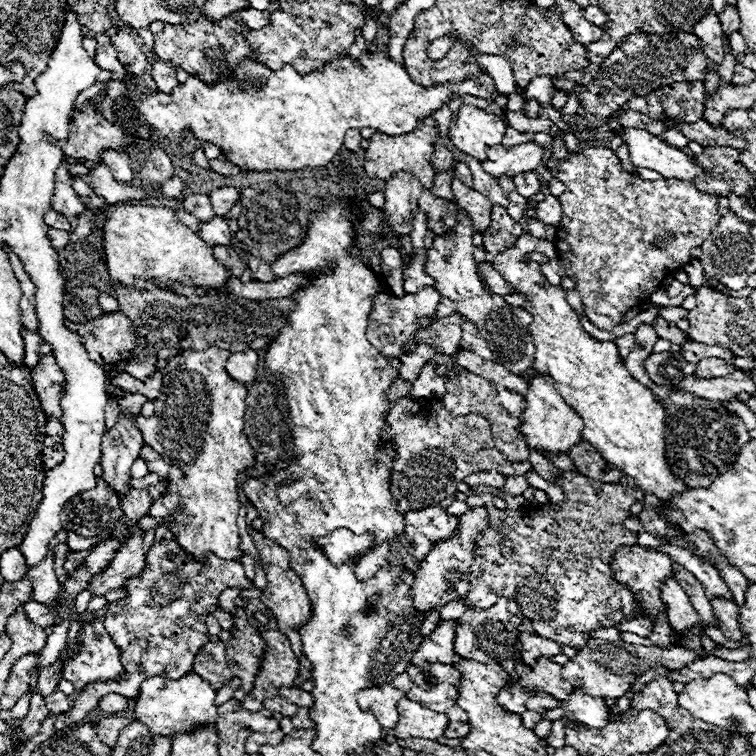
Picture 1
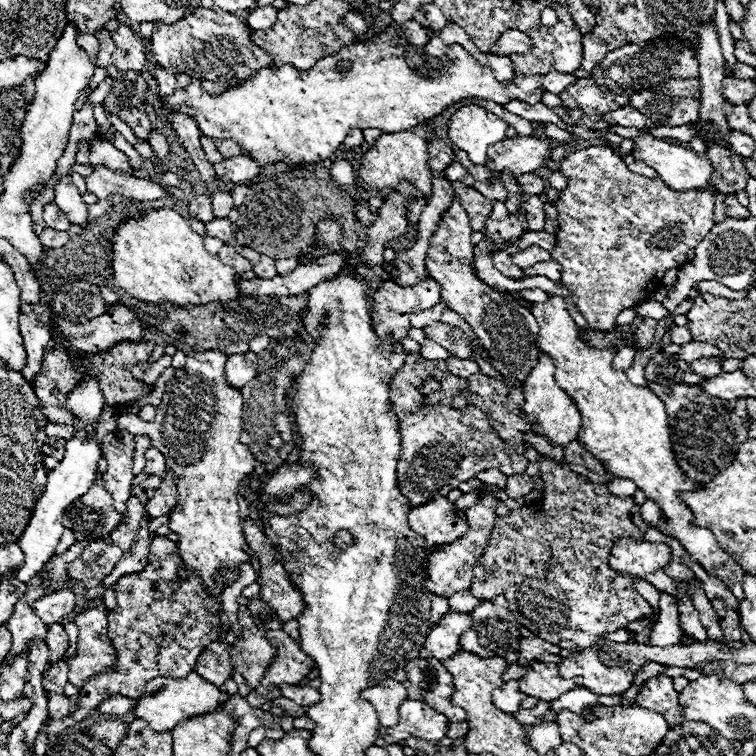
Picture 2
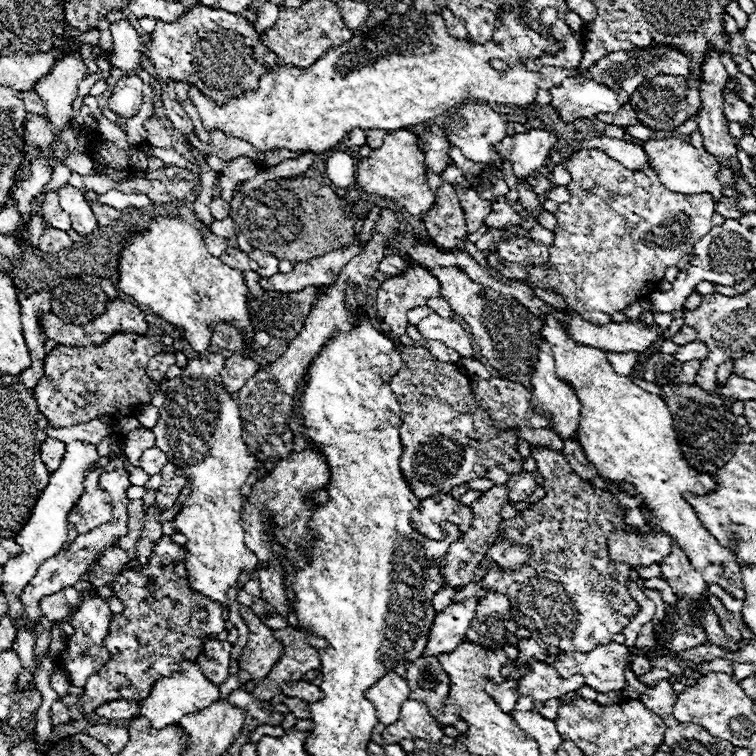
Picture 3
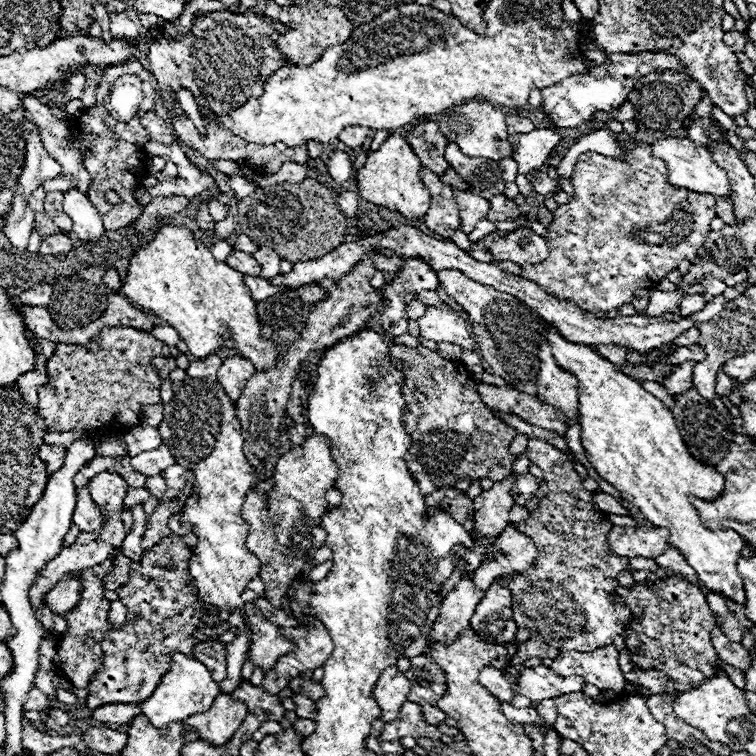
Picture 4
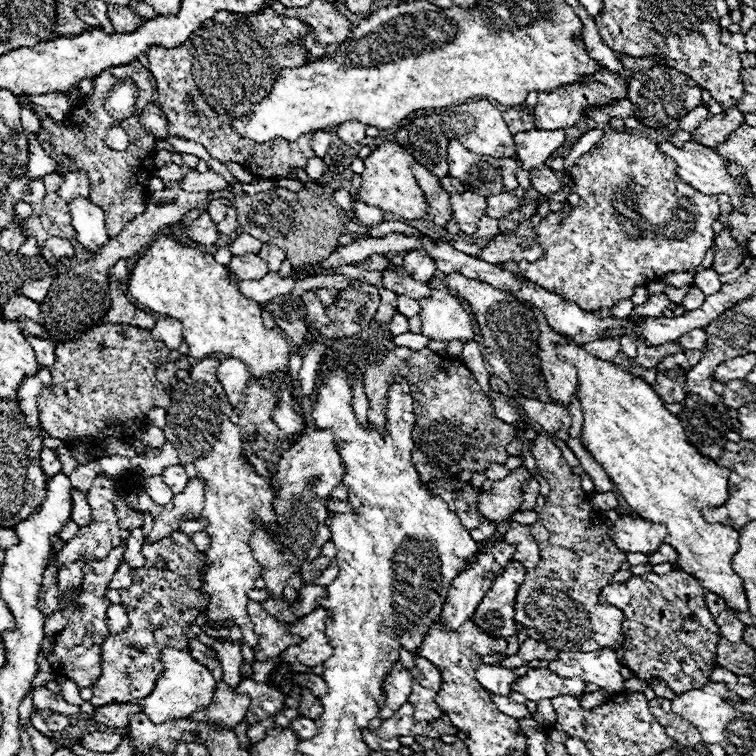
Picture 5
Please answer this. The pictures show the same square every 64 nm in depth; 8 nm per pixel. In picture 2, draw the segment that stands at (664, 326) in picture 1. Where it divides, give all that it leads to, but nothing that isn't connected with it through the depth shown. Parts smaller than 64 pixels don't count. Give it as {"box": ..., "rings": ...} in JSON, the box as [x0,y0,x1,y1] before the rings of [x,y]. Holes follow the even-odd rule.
{"box":[670,326,692,344],"rings":[[[670,326],[670,334],[672,334],[672,342],[674,344],[686,344],[686,342],[692,342],[692,334],[688,328],[684,326]]]}

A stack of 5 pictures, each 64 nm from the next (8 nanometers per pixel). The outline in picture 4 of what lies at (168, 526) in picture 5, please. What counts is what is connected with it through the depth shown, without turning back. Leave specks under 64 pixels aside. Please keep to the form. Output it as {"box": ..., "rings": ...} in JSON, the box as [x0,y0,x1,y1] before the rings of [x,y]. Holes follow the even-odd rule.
{"box":[142,492,194,550],"rings":[[[190,492],[182,502],[178,498],[172,498],[168,502],[162,502],[156,506],[150,522],[146,524],[146,532],[144,532],[144,538],[142,538],[142,550],[148,550],[152,548],[156,542],[160,542],[164,536],[170,534],[170,528],[168,528],[168,520],[170,516],[174,516],[176,512],[180,512],[180,508],[186,504],[188,498],[192,498],[194,492]]]}

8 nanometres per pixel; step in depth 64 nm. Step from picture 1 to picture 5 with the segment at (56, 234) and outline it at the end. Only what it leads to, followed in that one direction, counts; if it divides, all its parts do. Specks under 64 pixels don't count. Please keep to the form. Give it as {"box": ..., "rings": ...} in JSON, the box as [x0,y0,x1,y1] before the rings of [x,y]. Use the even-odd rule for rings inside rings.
{"box":[42,238,74,258],"rings":[[[50,238],[48,242],[44,242],[44,250],[42,254],[52,254],[56,258],[70,258],[74,256],[74,246],[68,240],[60,240],[60,238]]]}

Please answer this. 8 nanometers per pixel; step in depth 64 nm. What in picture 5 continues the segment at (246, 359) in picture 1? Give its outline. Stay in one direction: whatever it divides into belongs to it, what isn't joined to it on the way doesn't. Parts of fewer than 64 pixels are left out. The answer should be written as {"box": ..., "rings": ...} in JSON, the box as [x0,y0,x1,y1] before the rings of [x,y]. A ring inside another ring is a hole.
{"box":[218,358,250,408],"rings":[[[226,358],[218,366],[218,382],[222,384],[232,408],[238,404],[240,396],[244,394],[248,386],[248,378],[250,378],[248,372],[250,372],[248,366],[236,358]]]}

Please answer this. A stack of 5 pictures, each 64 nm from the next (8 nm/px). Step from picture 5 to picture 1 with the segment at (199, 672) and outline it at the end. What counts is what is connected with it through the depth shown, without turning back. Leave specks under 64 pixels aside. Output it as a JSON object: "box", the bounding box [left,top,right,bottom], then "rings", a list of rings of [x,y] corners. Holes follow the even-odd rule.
{"box":[134,672,218,736],"rings":[[[194,672],[186,674],[180,680],[168,680],[168,678],[154,676],[142,684],[142,690],[136,698],[134,716],[136,720],[144,722],[148,730],[160,736],[172,736],[178,732],[188,732],[200,724],[216,722],[218,708],[214,704],[214,698],[216,698],[216,690]]]}

